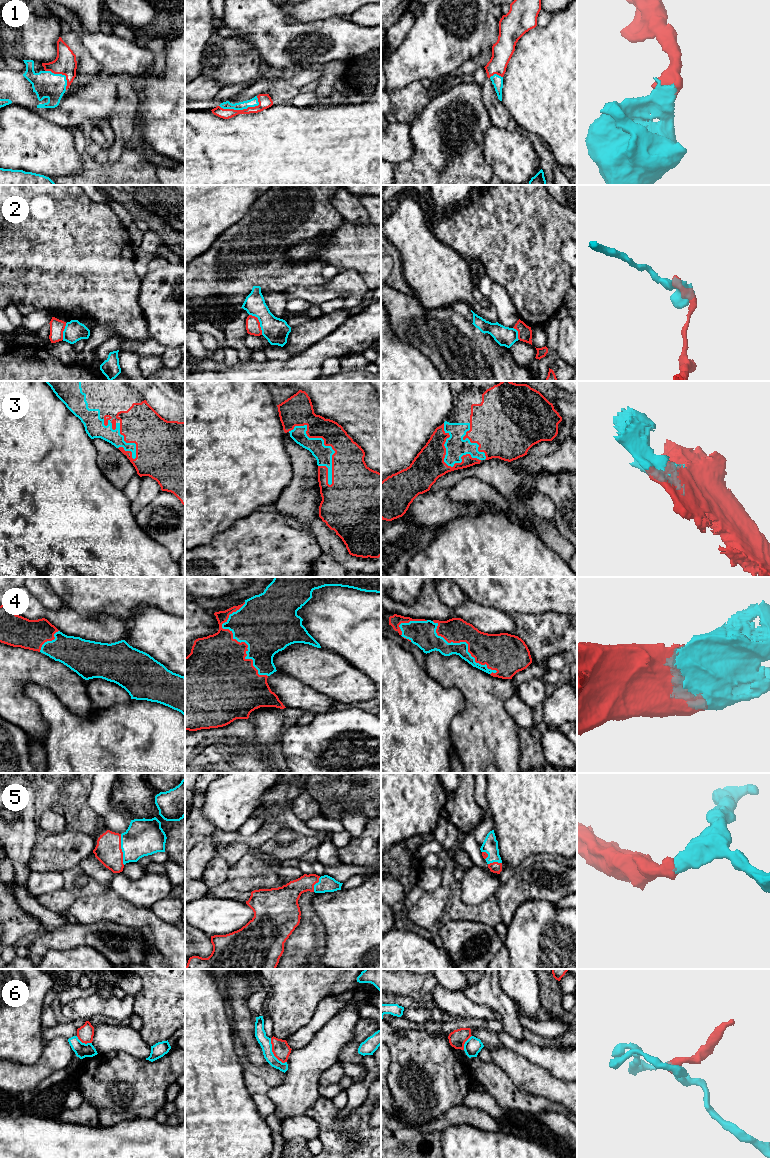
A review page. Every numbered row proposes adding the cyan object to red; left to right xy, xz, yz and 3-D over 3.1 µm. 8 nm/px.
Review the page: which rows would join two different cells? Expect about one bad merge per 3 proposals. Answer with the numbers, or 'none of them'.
2, 6

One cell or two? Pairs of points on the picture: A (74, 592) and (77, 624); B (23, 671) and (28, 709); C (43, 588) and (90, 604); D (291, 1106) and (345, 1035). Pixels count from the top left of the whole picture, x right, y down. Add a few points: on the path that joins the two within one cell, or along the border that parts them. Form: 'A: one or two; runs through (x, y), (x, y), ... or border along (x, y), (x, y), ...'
A: two; border along (63, 602), (84, 615), (95, 616), (99, 614)
B: one; runs through (17, 680), (17, 698), (19, 700)
C: two; border along (50, 587), (63, 602)
D: one; runs through (300, 1088), (302, 1076), (327, 1051)

